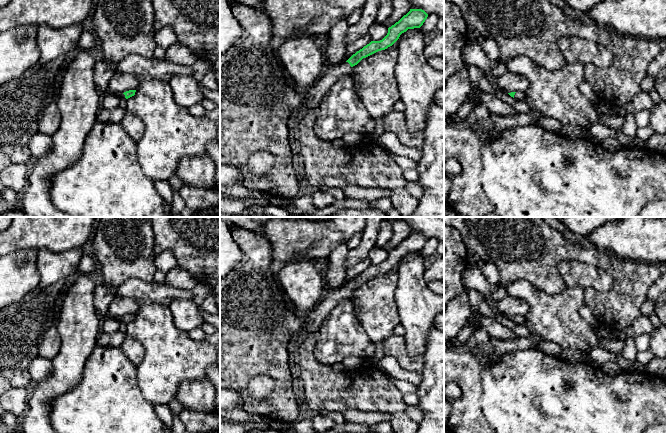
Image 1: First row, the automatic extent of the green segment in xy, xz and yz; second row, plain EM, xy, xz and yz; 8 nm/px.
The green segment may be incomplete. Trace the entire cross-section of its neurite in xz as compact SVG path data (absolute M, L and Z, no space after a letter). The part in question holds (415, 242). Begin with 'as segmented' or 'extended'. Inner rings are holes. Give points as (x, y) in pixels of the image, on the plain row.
extended; M410 233L398 246L388 252L388 257L382 264L371 265L341 288L325 288L321 301L304 319L304 327L299 333L298 338L301 340L312 333L318 332L330 312L339 302L349 300L353 290L357 289L363 282L392 270L399 263L400 259L408 253L420 252L427 241L428 238L422 233Z

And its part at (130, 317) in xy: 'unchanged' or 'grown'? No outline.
grown

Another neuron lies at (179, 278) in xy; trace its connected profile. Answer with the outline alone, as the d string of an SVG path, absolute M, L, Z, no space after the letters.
M180 266L166 273L164 282L181 290L192 290L198 283L188 271Z

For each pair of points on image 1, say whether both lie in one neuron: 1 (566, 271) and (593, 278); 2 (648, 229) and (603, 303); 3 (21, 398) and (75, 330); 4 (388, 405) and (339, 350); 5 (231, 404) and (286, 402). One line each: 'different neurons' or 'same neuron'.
1: same neuron
2: different neurons
3: different neurons
4: different neurons
5: different neurons

